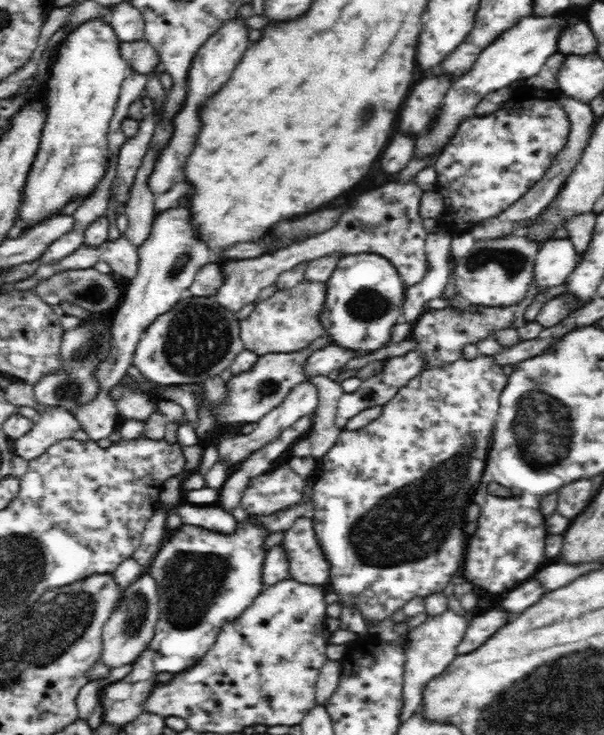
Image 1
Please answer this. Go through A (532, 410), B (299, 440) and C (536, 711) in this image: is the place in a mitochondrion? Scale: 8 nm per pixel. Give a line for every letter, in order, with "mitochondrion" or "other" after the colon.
A: mitochondrion
B: other
C: mitochondrion

